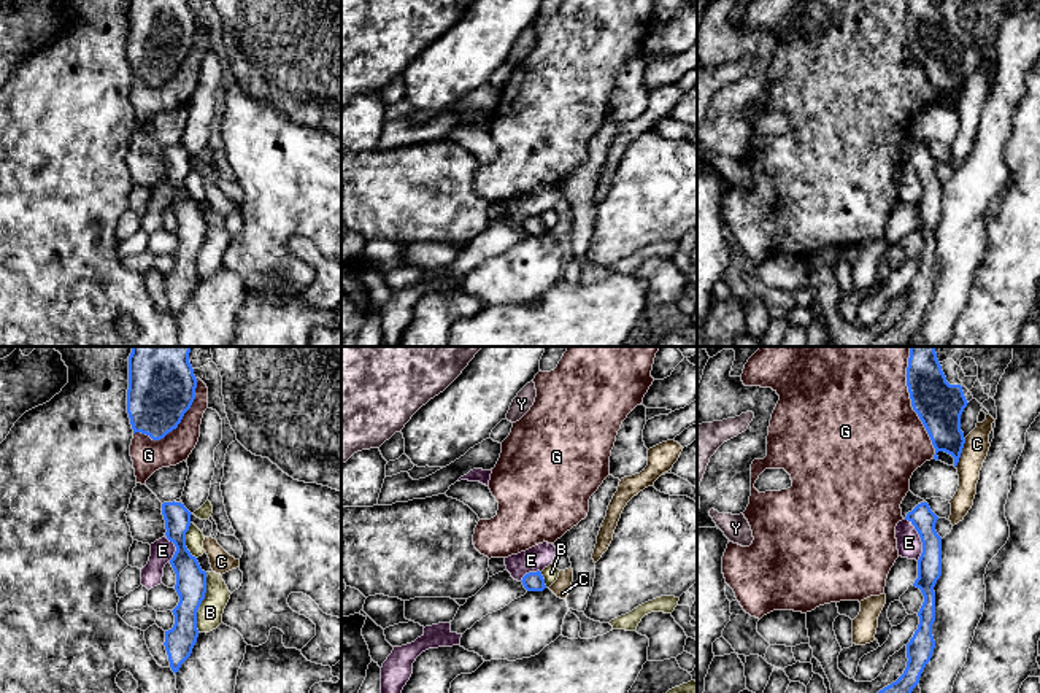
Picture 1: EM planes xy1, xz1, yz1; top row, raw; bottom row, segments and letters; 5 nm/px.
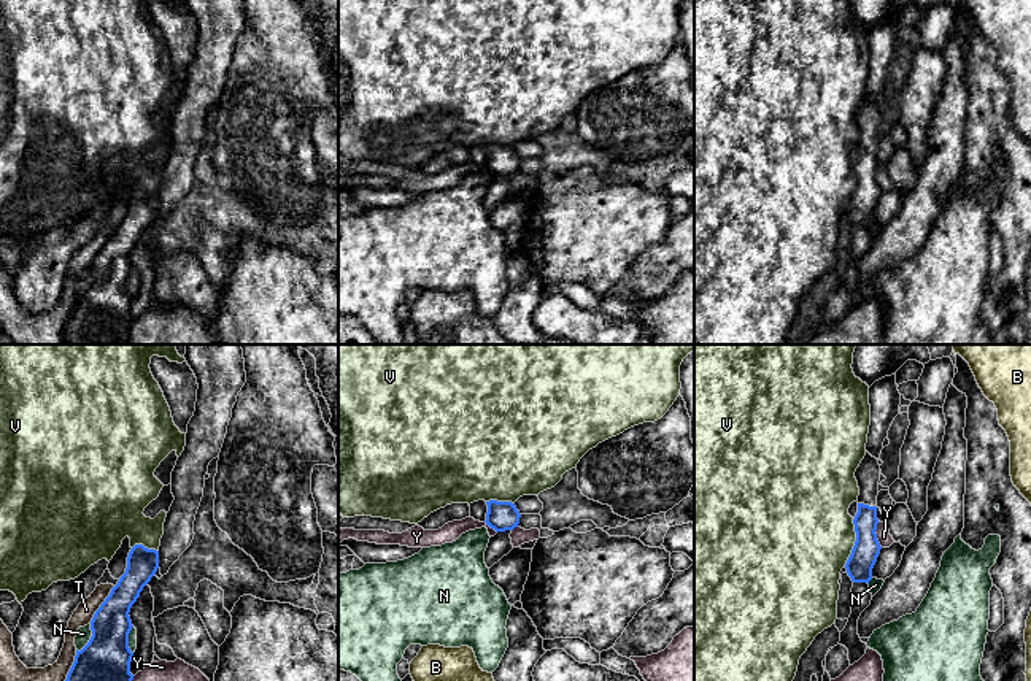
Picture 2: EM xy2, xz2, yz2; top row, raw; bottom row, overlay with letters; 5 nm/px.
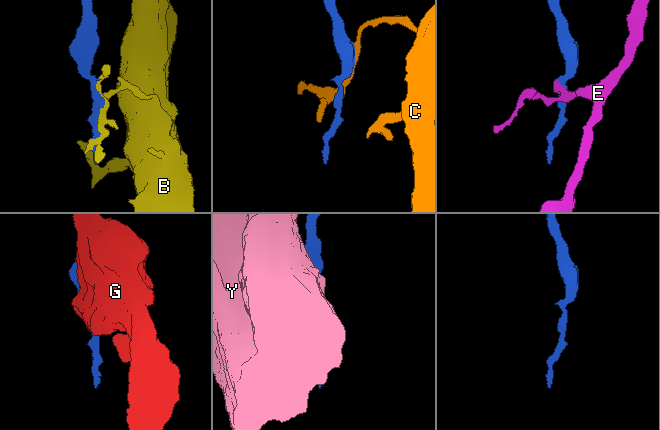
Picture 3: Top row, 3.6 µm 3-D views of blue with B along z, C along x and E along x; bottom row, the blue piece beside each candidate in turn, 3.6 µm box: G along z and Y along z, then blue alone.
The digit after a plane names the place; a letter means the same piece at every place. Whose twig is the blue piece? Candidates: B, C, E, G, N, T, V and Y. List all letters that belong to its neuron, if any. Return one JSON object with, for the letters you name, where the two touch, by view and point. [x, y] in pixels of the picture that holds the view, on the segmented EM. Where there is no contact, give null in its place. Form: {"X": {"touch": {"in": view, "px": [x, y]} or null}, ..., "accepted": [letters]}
{"accepted": []}

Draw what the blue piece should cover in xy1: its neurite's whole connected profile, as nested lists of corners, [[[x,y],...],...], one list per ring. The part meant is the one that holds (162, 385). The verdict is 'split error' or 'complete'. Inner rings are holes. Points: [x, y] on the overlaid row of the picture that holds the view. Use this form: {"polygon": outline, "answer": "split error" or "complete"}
{"polygon": [[[132,346],[127,413],[135,432],[152,440],[178,428],[195,399],[191,346]]], "answer": "complete"}

